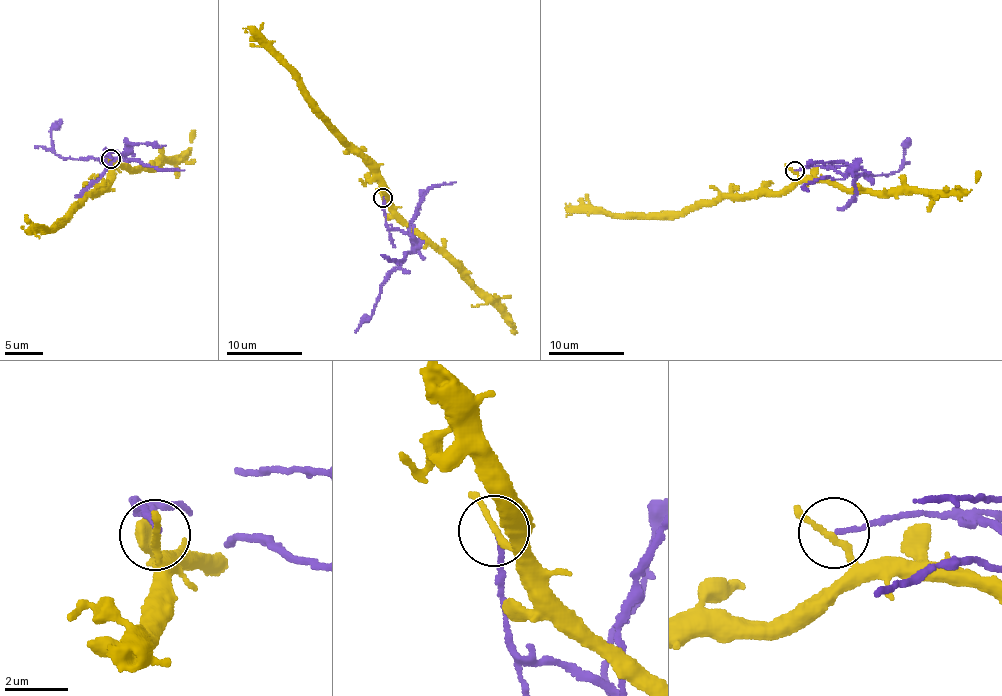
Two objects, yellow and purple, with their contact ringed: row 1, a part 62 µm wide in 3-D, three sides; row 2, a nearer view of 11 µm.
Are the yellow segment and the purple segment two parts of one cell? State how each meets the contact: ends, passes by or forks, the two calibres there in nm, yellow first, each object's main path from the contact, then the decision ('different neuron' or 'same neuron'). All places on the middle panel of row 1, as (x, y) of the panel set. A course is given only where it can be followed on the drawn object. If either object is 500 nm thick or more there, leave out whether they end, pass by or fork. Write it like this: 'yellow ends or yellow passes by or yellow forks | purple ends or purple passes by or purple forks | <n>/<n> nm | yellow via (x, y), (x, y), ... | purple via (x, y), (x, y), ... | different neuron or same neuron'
yellow passes by | purple ends | 190/130 nm | yellow via (381, 197), (387, 201), (381, 179), (347, 145), (302, 89), (302, 83), (248, 28), (243, 28) | purple via (383, 197), (385, 222), (402, 230), (416, 246), (381, 287), (376, 306), (369, 317), (362, 319), (368, 319) | different neuron

